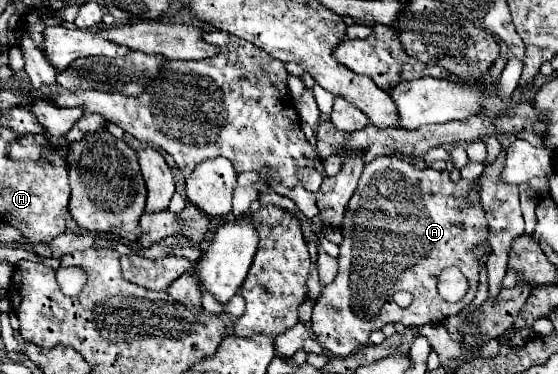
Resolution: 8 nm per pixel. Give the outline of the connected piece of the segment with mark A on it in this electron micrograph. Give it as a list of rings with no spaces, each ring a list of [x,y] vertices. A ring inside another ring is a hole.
[[[380,156],[364,166],[358,188],[348,202],[342,224],[342,244],[338,256],[338,274],[332,284],[322,290],[322,296],[314,304],[312,334],[334,356],[350,356],[358,346],[368,344],[372,330],[380,330],[384,324],[402,322],[404,326],[424,326],[432,322],[444,322],[448,316],[466,308],[478,290],[478,260],[474,258],[476,242],[488,238],[486,214],[480,204],[480,184],[458,180],[452,182],[446,170],[416,170],[408,162],[396,156]],[[446,268],[458,268],[470,282],[470,290],[464,300],[450,304],[444,302],[436,290],[438,276]],[[406,290],[414,296],[410,308],[402,310],[394,302],[394,292]]]

